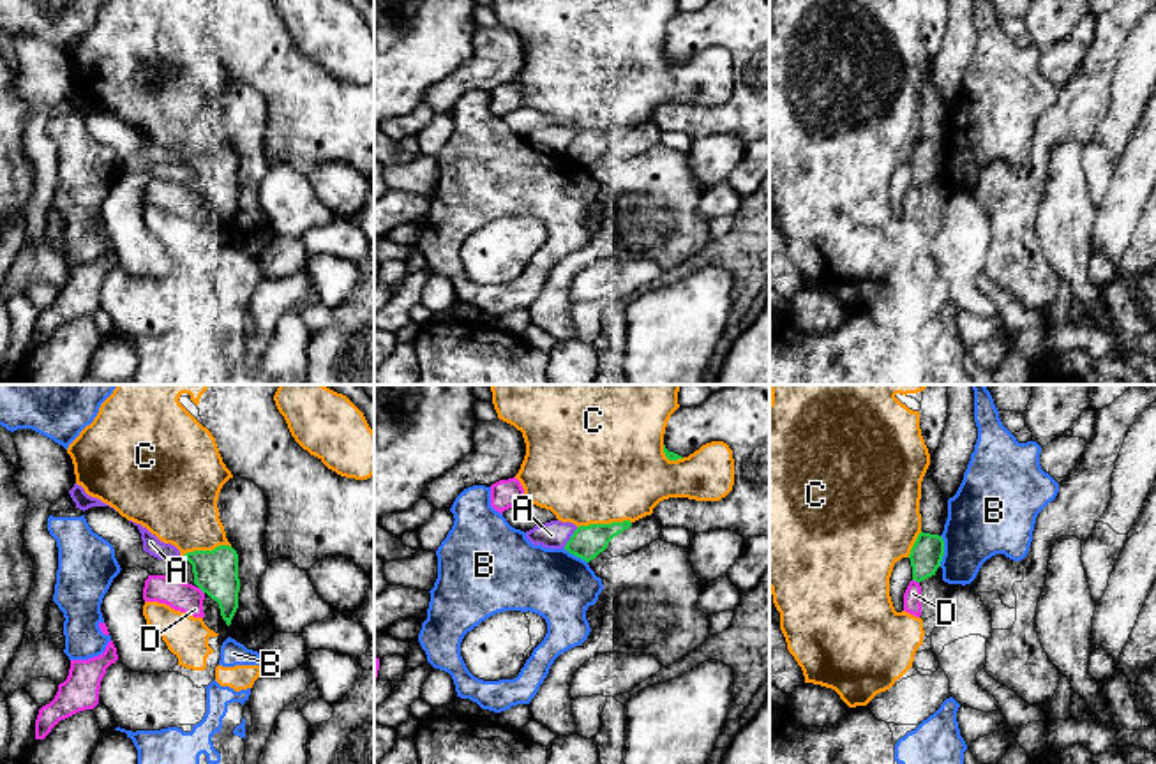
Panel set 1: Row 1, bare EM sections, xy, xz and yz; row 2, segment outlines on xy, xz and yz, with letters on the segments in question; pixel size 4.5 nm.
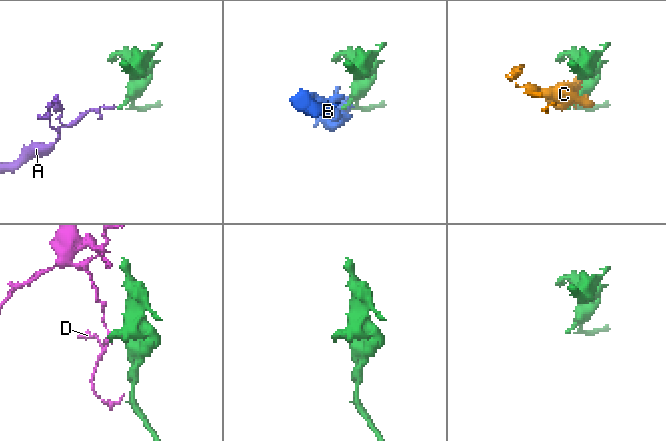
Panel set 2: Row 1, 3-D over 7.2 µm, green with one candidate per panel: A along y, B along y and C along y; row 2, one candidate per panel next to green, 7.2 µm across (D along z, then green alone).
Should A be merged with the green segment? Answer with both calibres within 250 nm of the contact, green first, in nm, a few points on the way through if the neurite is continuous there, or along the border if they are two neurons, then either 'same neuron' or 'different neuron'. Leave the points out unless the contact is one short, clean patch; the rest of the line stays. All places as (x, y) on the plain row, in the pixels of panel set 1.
150/130 nm | along xz (578, 133), (563, 152) | different neuron

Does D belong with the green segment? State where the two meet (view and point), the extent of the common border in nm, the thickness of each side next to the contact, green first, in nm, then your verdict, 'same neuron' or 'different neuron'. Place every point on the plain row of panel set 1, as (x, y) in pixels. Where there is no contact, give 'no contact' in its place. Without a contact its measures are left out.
contact xy (200, 193); length 50 nm; calibres 200 and 140 nm; different neuron

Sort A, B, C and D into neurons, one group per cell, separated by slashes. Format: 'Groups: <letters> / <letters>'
Groups: A / B / C / D

